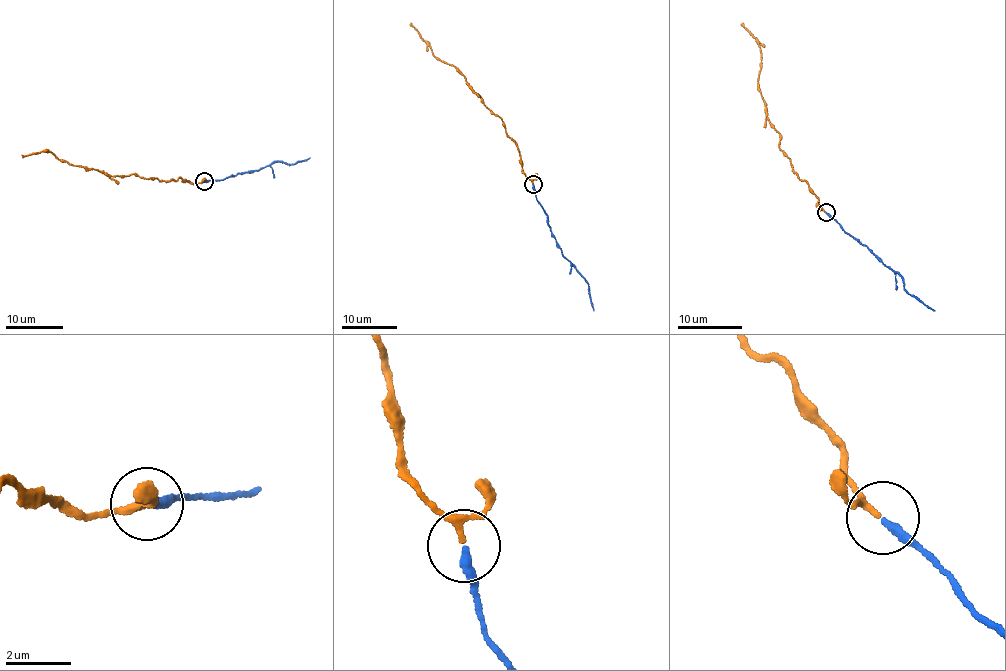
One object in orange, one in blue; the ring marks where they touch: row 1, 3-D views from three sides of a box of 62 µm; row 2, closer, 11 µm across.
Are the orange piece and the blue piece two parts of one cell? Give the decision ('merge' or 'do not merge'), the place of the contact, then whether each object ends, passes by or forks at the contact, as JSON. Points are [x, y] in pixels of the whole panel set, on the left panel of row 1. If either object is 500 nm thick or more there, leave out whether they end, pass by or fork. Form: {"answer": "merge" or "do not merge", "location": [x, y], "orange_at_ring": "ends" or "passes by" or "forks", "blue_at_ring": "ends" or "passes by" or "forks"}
{"answer": "merge", "location": [204, 181], "orange_at_ring": "passes by", "blue_at_ring": "ends"}

